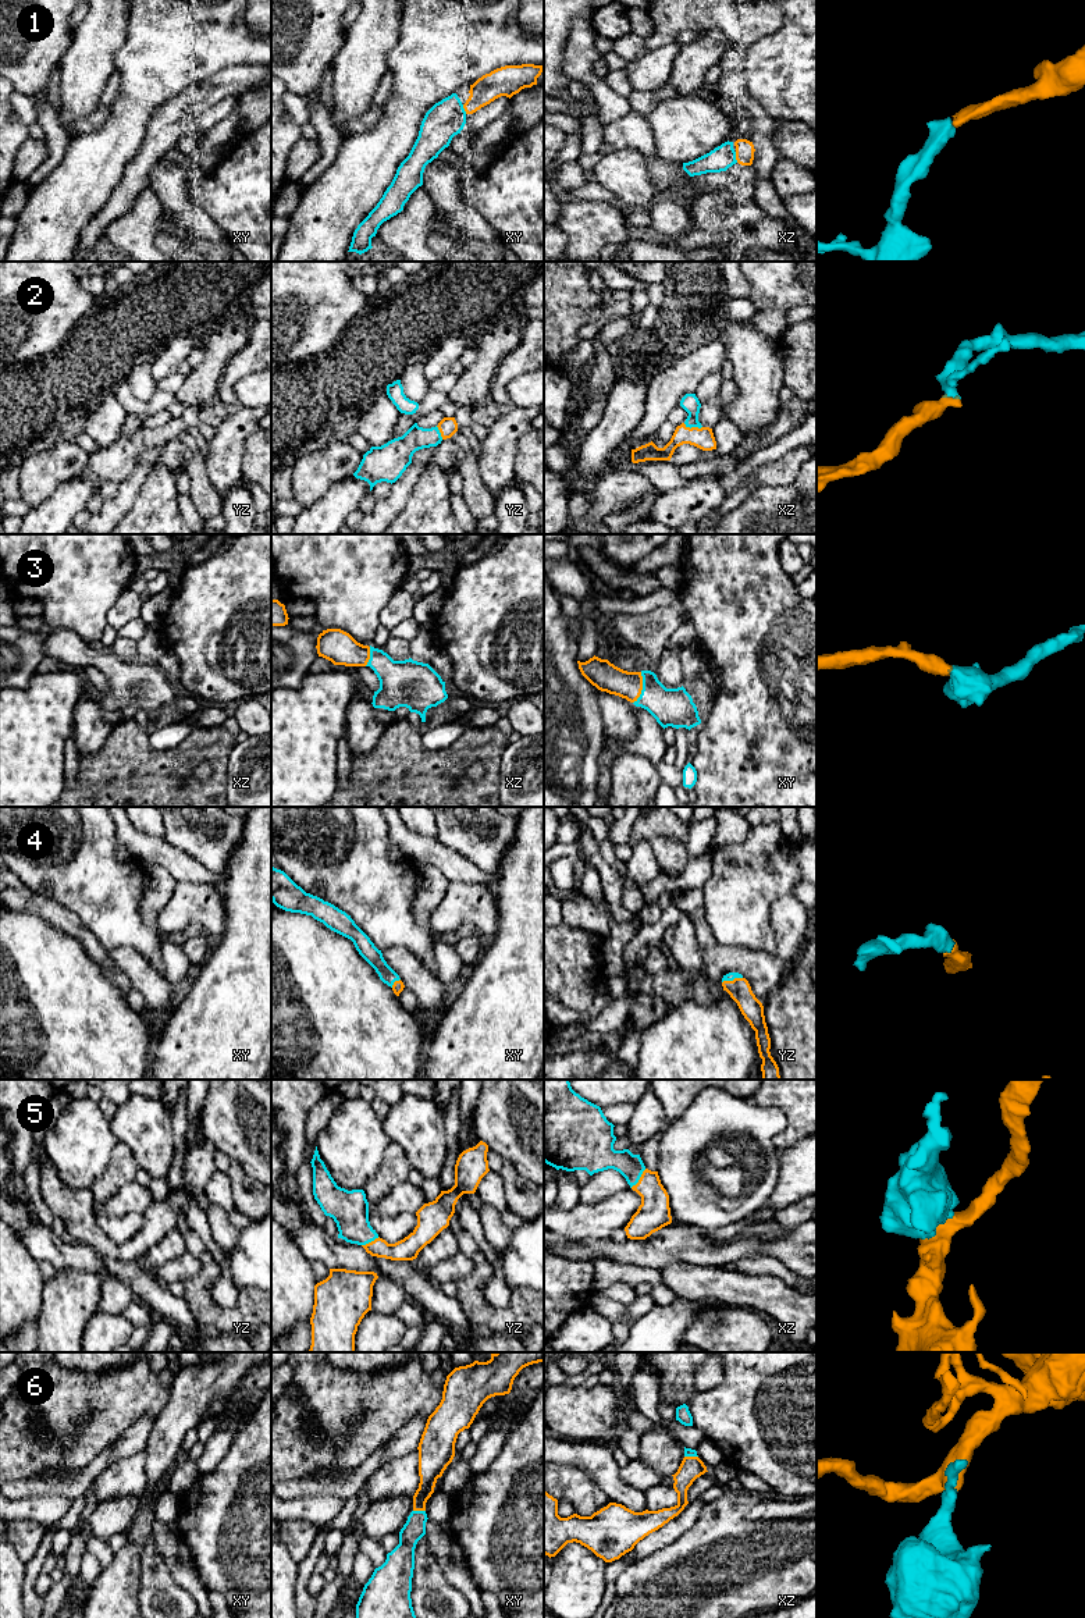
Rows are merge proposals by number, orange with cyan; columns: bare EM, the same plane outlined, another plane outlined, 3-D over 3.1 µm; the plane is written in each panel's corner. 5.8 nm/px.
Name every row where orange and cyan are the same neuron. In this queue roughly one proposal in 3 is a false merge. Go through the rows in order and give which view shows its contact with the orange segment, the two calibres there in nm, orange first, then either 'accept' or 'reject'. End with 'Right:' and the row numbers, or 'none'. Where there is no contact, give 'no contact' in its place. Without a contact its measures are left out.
1: meets orange in xz; 110 nm thick on the orange side, 140 nm on the other; accept
2: meets orange in xz; 120 nm thick on the orange side, 100 nm on the other; accept
3: meets orange in xy; 170 nm thick on the orange side, 220 nm on the other; accept
4: meets orange in yz; 130 nm thick on the orange side, 50 nm on the other; accept
5: meets orange in xz; 190 nm thick on the orange side, 150 nm on the other; accept
6: meets orange in xy; 140 nm thick on the orange side, 130 nm on the other; accept
Right: 1, 2, 3, 4, 5, 6

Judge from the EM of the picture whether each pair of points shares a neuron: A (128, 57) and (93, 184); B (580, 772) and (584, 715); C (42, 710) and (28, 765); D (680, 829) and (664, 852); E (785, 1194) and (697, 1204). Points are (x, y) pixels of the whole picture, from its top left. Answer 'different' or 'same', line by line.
A: same
B: same
C: same
D: different
E: different

